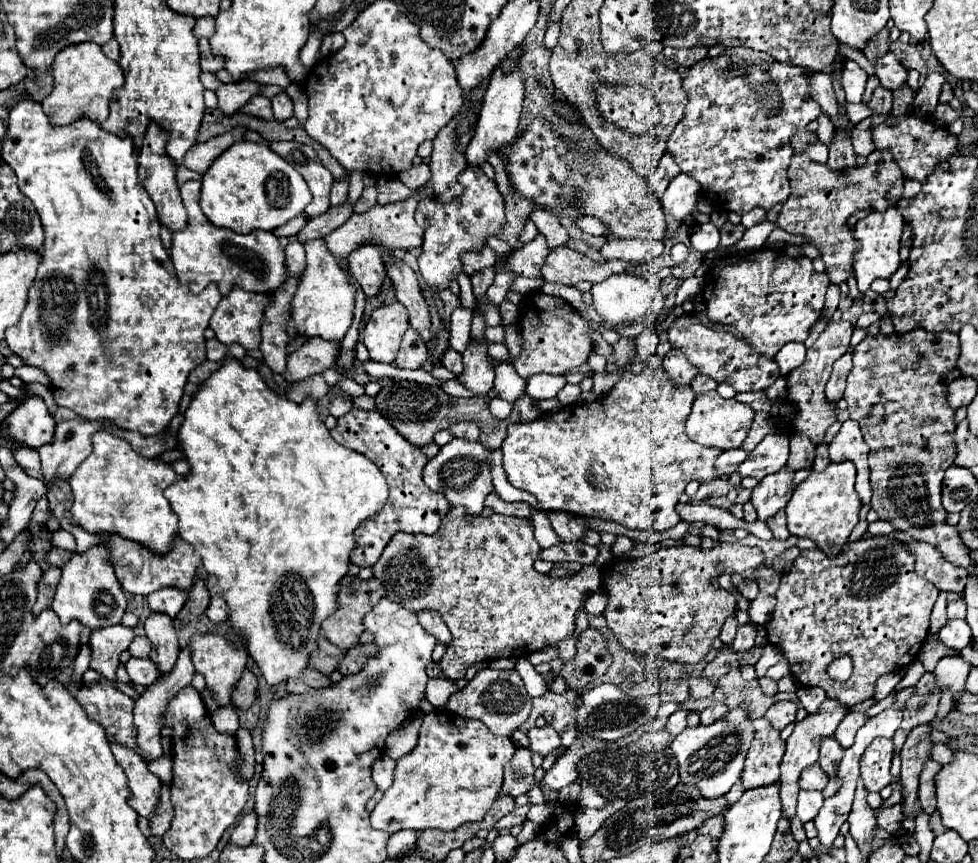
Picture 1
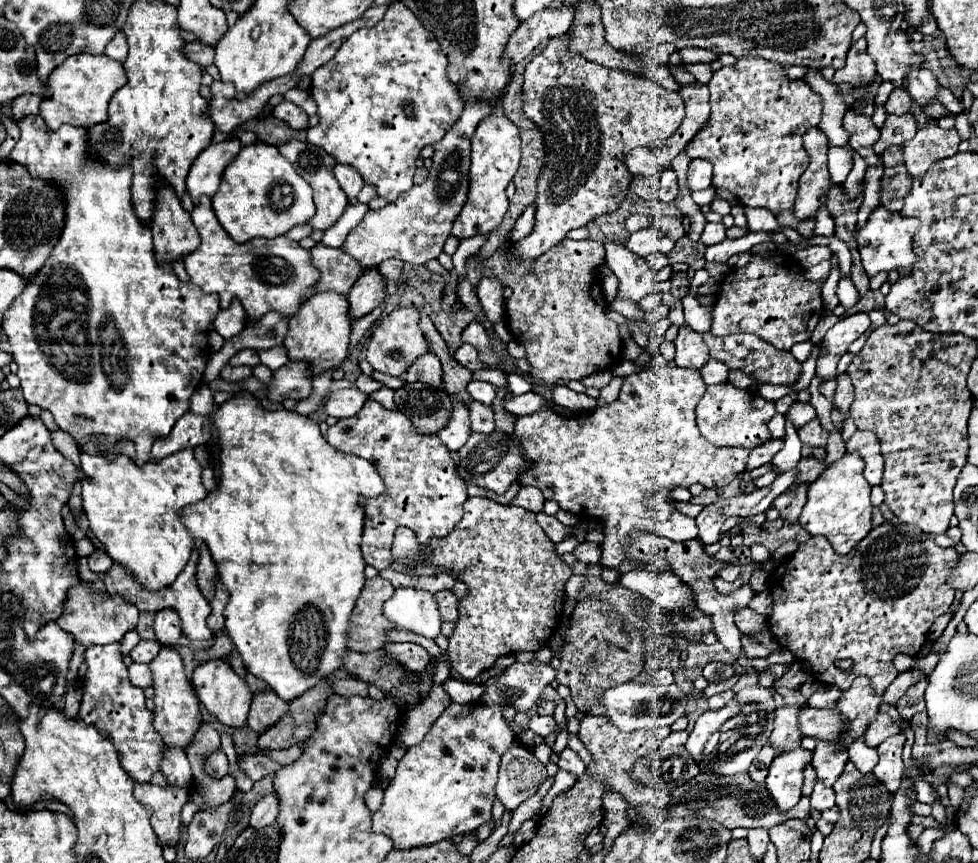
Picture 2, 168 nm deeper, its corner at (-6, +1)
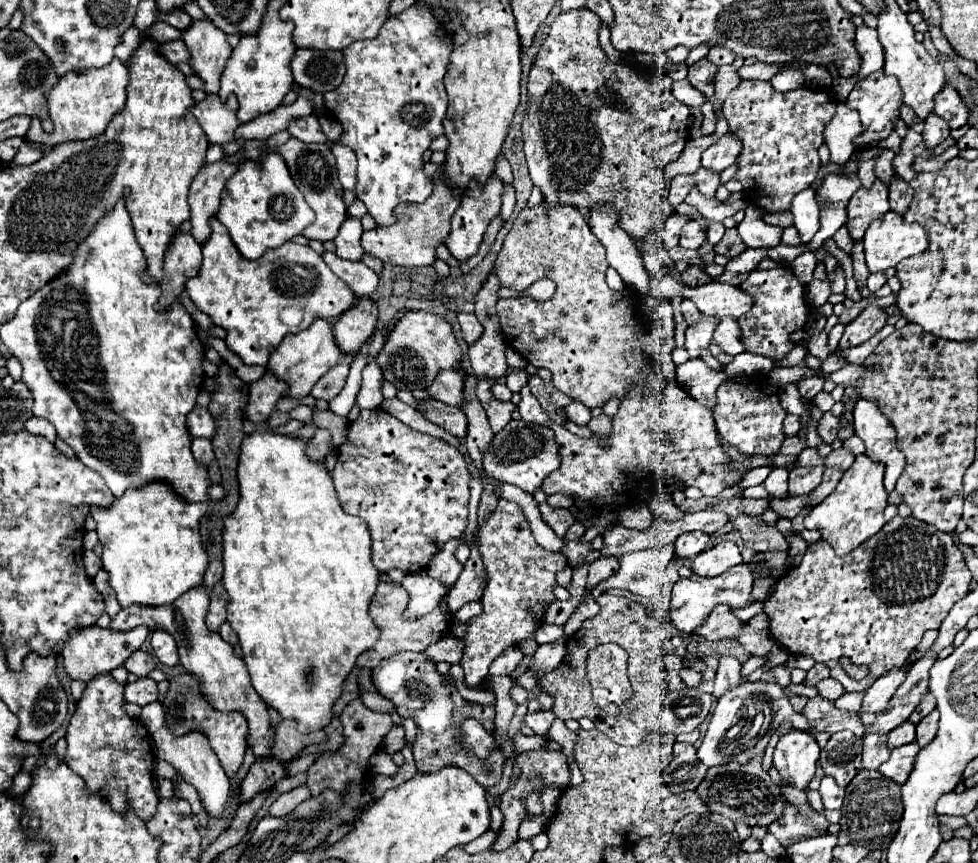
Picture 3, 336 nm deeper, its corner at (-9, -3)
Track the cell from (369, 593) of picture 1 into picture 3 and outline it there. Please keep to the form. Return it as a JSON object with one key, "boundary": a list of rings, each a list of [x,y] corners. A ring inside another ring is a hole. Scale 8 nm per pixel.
{"boundary":[[[380,582],[378,588],[376,588],[376,594],[372,596],[372,602],[370,602],[370,616],[374,620],[374,624],[378,626],[380,630],[380,638],[378,642],[362,652],[356,660],[358,666],[366,666],[366,668],[374,668],[378,666],[378,662],[390,658],[392,654],[396,652],[402,652],[402,650],[412,650],[412,652],[422,652],[426,646],[430,646],[430,642],[436,642],[438,638],[446,636],[452,628],[452,620],[450,616],[446,618],[442,614],[442,608],[438,606],[438,610],[434,610],[434,614],[428,614],[426,618],[420,618],[420,620],[408,620],[404,618],[404,608],[406,608],[406,590],[402,590],[402,586],[394,584],[394,582]]]}

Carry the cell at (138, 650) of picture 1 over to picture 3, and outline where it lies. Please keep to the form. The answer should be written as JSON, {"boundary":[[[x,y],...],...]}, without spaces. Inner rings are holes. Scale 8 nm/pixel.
{"boundary":[[[136,650],[128,660],[126,660],[126,668],[128,672],[134,672],[136,676],[146,676],[156,668],[156,662],[152,658],[152,654]]]}

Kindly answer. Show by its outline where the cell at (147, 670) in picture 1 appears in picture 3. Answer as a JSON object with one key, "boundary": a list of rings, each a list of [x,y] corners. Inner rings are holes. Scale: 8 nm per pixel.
{"boundary":[[[148,676],[126,684],[126,690],[124,690],[124,698],[128,702],[134,702],[134,704],[140,704],[140,706],[156,702],[156,696],[158,696],[156,682],[152,678],[148,678]]]}

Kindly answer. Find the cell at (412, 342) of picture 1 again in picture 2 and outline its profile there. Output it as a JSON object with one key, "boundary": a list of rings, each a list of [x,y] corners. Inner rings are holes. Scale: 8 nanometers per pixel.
{"boundary":[[[425,354],[415,362],[415,366],[411,366],[407,370],[407,374],[403,378],[407,382],[425,382],[425,384],[431,384],[435,388],[441,388],[443,386],[441,362],[435,354]]]}

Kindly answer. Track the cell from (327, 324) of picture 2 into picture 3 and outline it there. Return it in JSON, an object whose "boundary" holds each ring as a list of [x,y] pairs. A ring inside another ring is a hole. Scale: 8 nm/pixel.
{"boundary":[[[316,318],[306,330],[296,332],[296,334],[288,334],[278,350],[272,352],[270,362],[268,362],[268,370],[272,370],[280,380],[290,384],[288,396],[294,398],[302,398],[308,396],[310,390],[314,388],[314,384],[332,368],[336,366],[340,360],[344,358],[342,350],[338,348],[336,340],[334,340],[334,330],[332,330],[332,322],[326,318]]]}

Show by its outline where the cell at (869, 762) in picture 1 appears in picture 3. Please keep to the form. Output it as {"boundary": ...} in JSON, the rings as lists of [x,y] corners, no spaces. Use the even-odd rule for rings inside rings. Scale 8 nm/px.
{"boundary":[[[910,742],[910,744],[904,744],[904,746],[898,746],[890,752],[890,758],[888,762],[880,768],[880,772],[894,780],[896,784],[902,786],[902,782],[906,782],[908,774],[910,774],[910,766],[914,762],[914,754],[918,754],[918,744],[916,742]]]}

